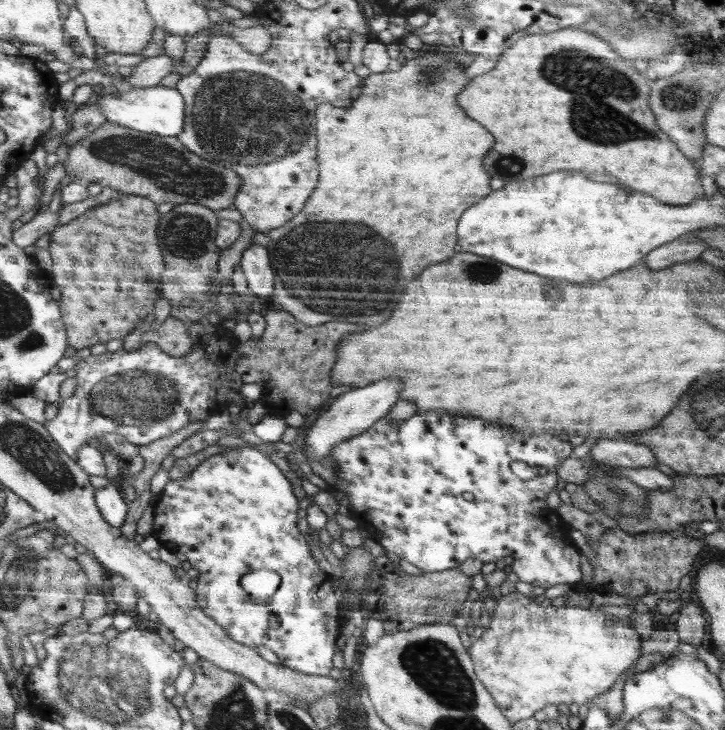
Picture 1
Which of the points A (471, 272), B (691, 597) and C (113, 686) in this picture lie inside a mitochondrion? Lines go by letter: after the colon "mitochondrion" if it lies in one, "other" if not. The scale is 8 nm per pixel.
A: mitochondrion
B: other
C: mitochondrion

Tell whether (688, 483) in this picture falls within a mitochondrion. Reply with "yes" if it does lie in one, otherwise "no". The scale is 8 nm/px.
no

